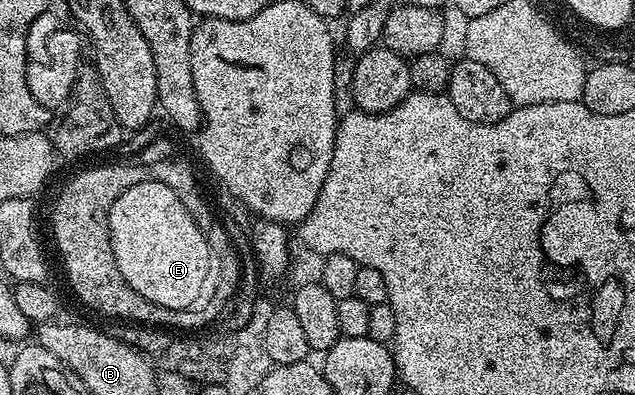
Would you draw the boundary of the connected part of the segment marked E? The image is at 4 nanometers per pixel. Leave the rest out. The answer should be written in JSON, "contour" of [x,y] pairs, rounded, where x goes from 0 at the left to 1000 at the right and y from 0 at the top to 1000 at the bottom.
{"contour":[[[224,461],[191,486],[172,537],[167,580],[184,678],[209,739],[228,749],[233,770],[258,785],[298,785],[312,767],[307,762],[326,714],[326,691],[335,684],[332,625],[307,565],[307,552],[298,547],[291,516],[285,516],[272,476],[266,476],[261,461]]]}

